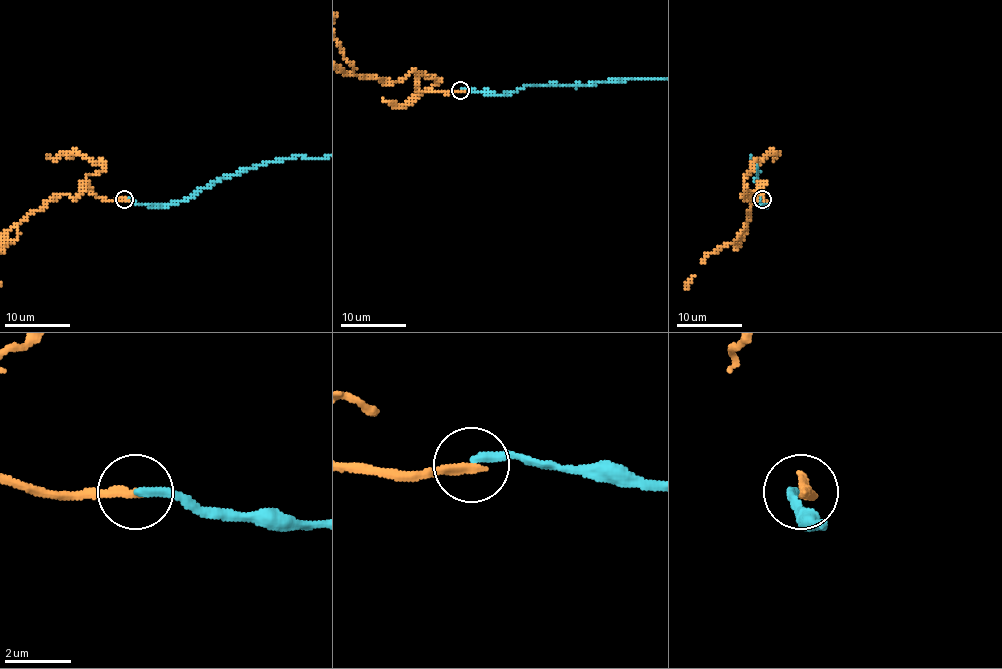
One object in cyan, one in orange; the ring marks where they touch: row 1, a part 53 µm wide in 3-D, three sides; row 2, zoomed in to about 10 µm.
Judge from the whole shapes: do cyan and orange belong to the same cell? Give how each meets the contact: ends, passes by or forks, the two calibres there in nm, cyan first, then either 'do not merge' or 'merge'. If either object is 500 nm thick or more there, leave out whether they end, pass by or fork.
cyan ends; orange ends; calibres 240 and 280 nm; do not merge

